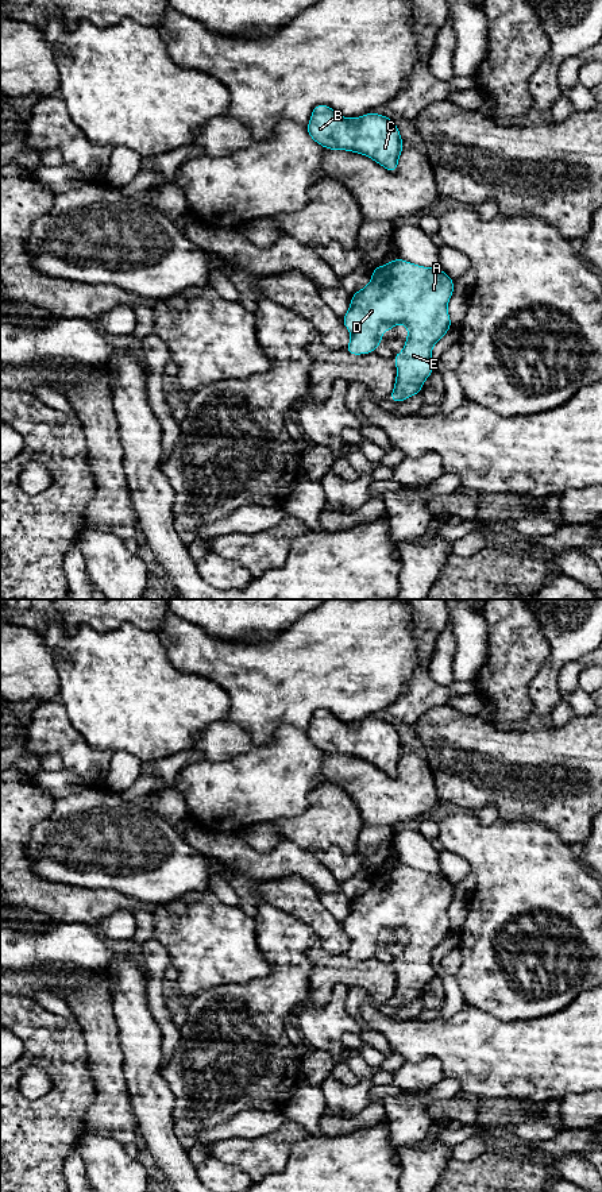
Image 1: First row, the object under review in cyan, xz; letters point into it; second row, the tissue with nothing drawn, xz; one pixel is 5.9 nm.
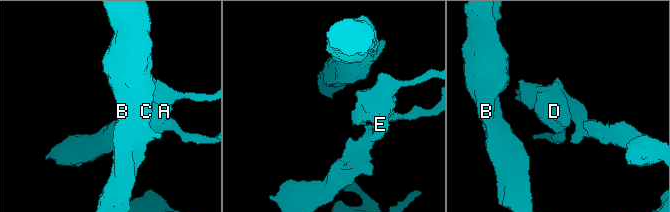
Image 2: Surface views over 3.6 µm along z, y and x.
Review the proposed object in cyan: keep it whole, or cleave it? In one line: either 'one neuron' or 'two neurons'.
one neuron

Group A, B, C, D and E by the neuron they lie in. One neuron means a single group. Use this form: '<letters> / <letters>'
A B C D E

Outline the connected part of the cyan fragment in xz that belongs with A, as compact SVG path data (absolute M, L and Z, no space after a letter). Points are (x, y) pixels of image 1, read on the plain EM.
M395 863L394 865L373 873L370 888L354 898L348 917L341 922L343 929L351 938L351 945L346 956L351 960L375 957L375 953L383 948L382 937L391 936L394 930L405 929L408 931L408 944L401 958L394 958L393 964L397 972L395 990L390 999L393 1007L401 1007L409 1002L421 998L425 984L435 976L431 965L433 950L452 931L447 909L454 900L454 883L448 882L443 873L417 871L408 865Z

